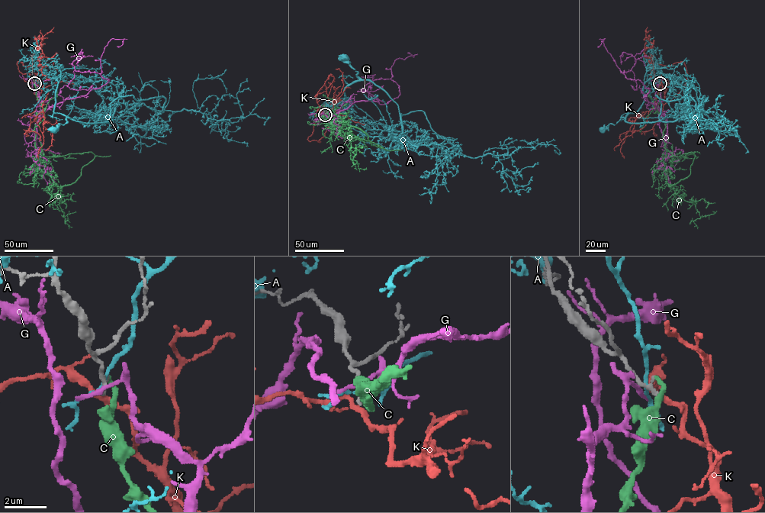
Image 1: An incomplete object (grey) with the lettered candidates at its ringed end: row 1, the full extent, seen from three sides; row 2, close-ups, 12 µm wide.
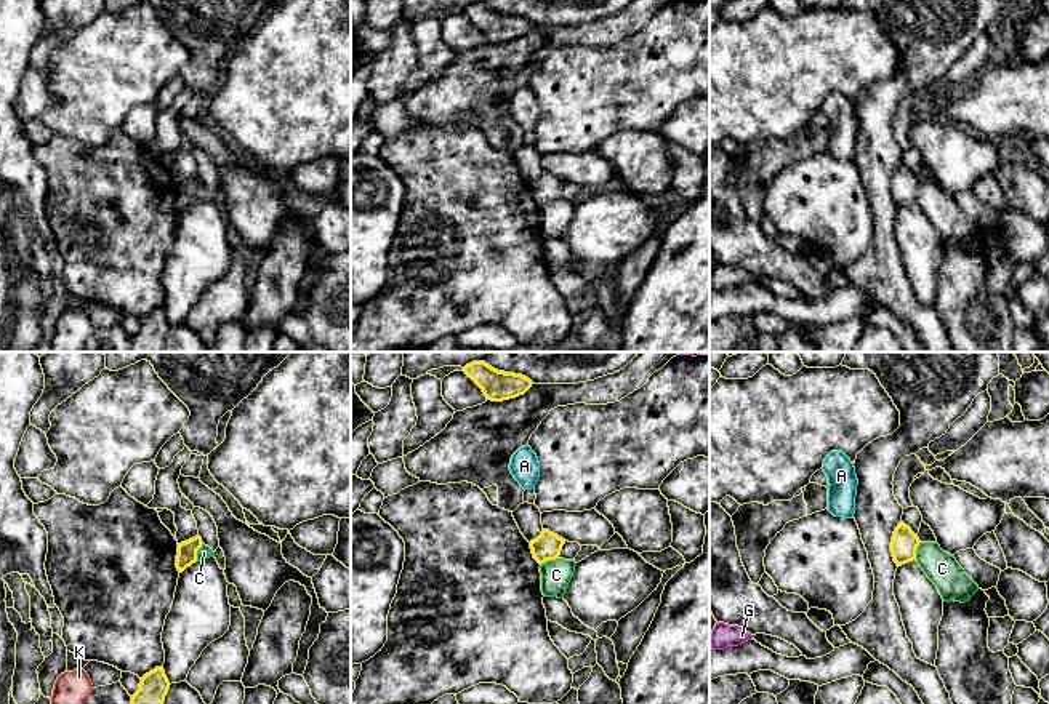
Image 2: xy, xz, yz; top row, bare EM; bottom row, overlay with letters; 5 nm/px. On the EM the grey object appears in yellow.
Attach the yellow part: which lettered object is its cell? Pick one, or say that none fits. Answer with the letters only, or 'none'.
K

